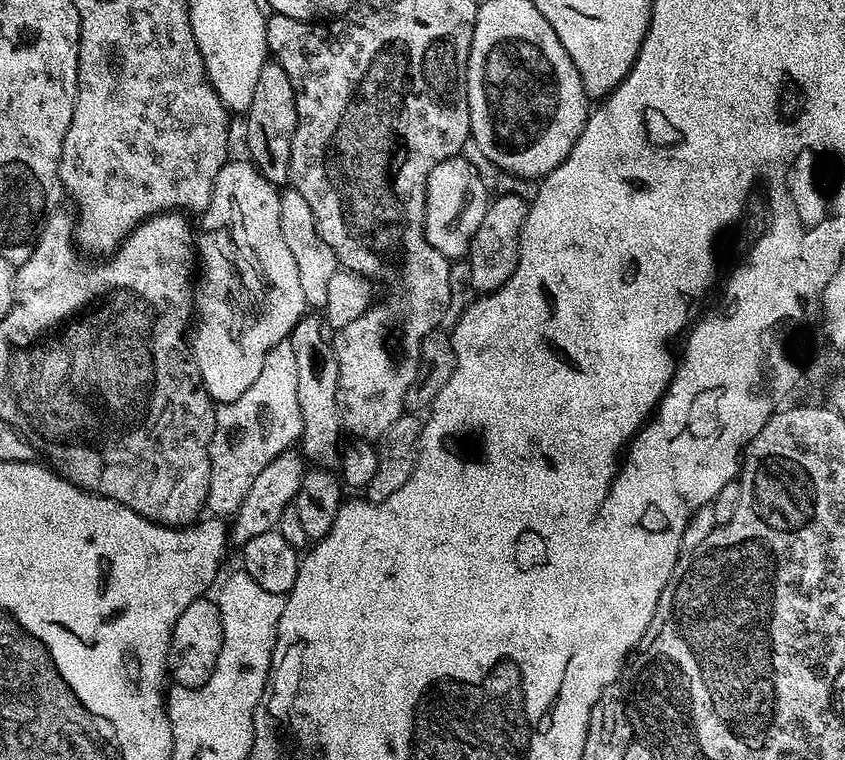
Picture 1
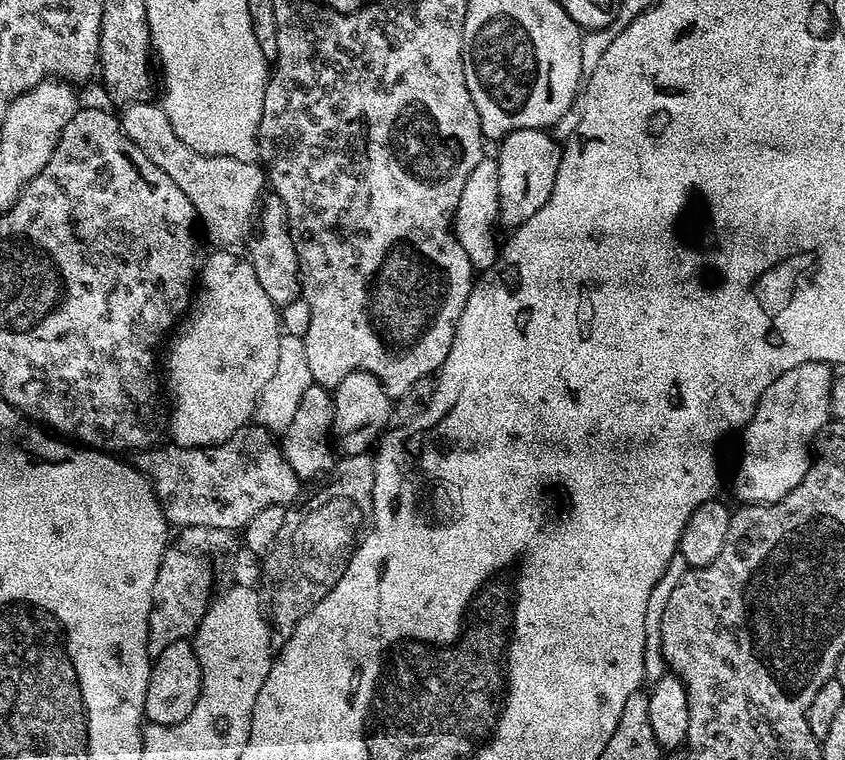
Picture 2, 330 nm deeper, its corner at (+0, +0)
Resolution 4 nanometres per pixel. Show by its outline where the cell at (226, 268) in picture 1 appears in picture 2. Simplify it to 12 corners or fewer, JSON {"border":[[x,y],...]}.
{"border":[[203,257],[167,345],[170,436],[220,444],[278,366],[251,260]]}

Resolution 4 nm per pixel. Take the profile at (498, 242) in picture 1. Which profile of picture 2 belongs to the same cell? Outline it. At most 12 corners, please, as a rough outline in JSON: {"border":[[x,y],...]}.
{"border":[[543,128],[499,141],[499,223],[515,230],[554,190],[561,141]]}

